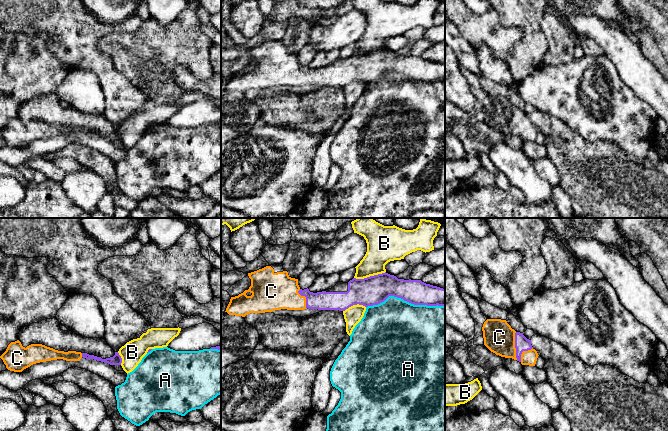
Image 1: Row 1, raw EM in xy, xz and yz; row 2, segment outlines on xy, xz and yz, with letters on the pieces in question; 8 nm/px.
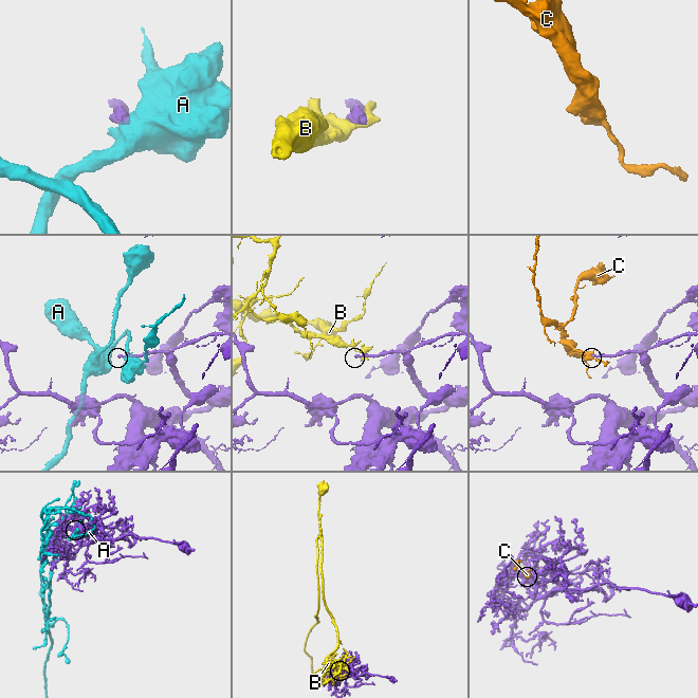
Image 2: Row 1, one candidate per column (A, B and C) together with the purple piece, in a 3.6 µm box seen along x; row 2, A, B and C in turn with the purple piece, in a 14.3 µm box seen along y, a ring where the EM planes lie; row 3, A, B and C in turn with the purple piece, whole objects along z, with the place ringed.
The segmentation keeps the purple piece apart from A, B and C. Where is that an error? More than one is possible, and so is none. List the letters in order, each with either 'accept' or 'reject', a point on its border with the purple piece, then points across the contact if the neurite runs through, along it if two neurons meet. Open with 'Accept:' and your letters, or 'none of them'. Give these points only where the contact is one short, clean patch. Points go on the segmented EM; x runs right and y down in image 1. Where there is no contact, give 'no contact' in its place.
Accept: C
A: reject; contact xz (405, 300)
B: reject; contact xz (370, 276); border xz (385, 271), (363, 278), (354, 278)
C: accept; contact yz (515, 346); way yz (522, 343), (515, 346), (499, 337)

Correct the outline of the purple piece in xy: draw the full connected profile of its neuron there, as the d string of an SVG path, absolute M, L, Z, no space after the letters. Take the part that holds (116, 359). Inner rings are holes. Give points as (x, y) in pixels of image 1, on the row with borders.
M19 340L11 342L6 351L0 356L6 368L14 372L22 372L33 364L51 360L63 359L66 361L79 361L81 358L94 359L110 365L121 365L122 358L118 352L110 358L102 359L87 353L76 351L58 351L42 344L31 344L26 348Z

